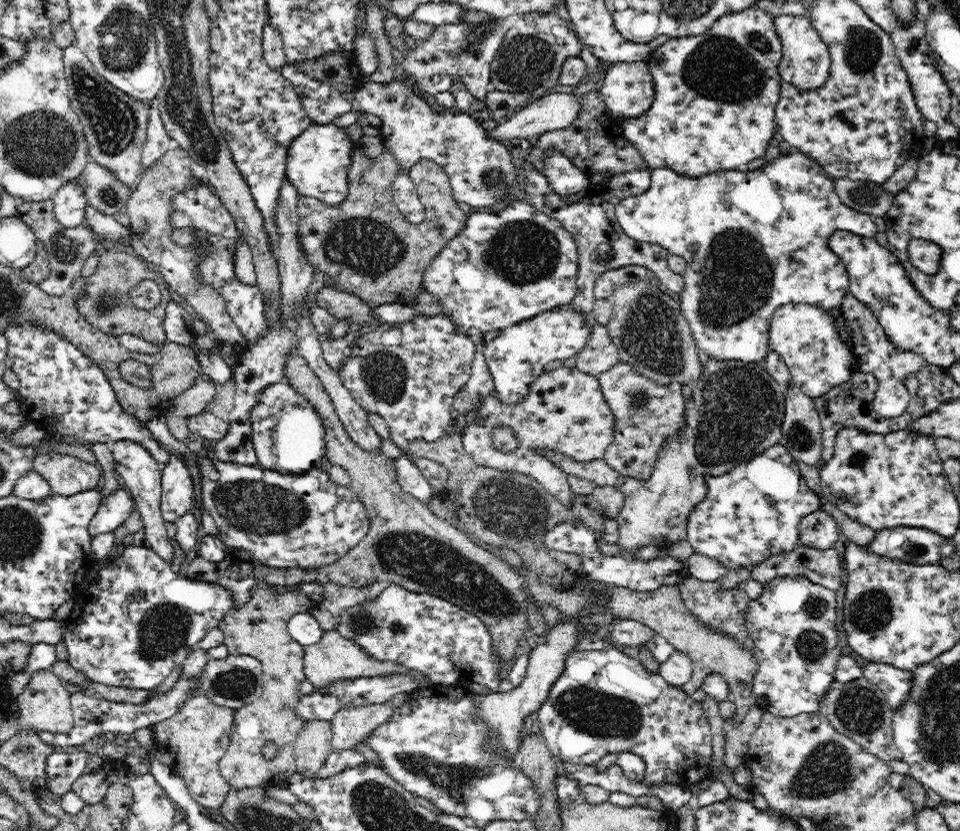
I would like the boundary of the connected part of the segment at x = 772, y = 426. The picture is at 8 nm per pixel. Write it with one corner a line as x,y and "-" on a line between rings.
714,358
703,359
704,366
700,378
692,383
692,398
685,402
683,414
685,424
675,435
666,437
658,458
654,463
652,474
646,480
638,480
617,473
604,458
588,462
578,462
572,457
558,451
547,450
545,456
559,466
567,475
573,474
592,481
598,487
618,487
624,494
625,502
618,516
618,547
626,551
635,551
651,544
664,546
687,538
687,522
690,511
702,502
708,494
707,478
719,477
730,472
738,465
745,465
764,449
779,442
781,424
785,411
785,389
778,384
772,375
761,364
751,364
740,360
721,362

